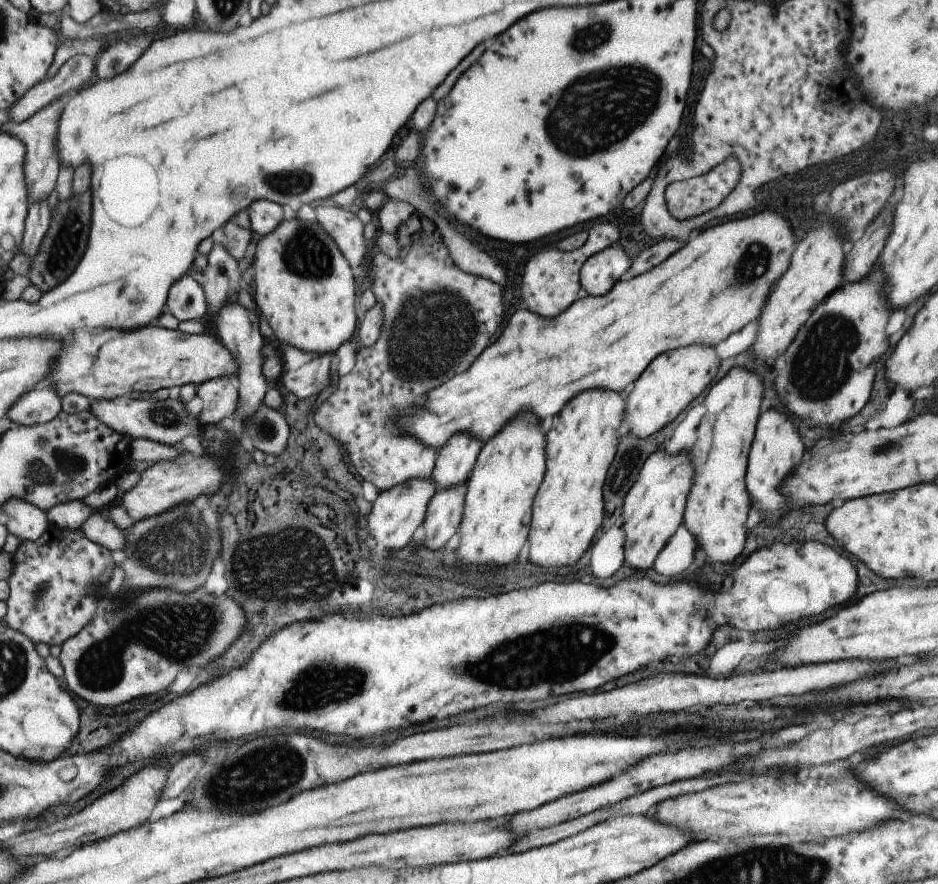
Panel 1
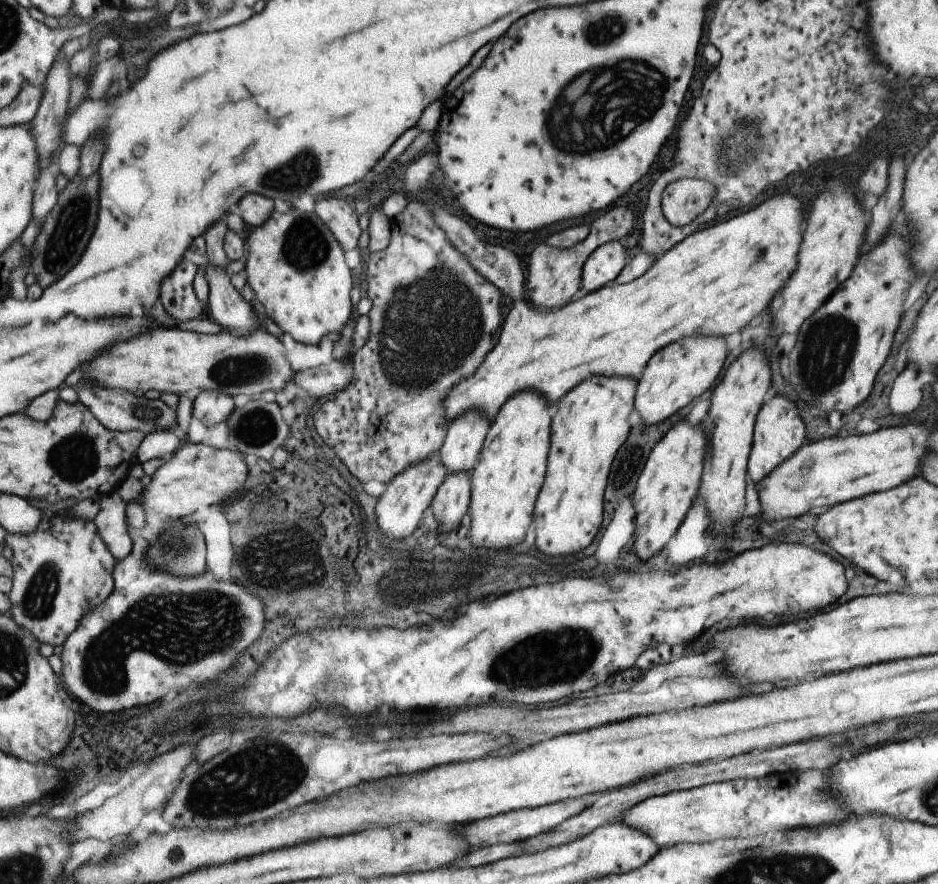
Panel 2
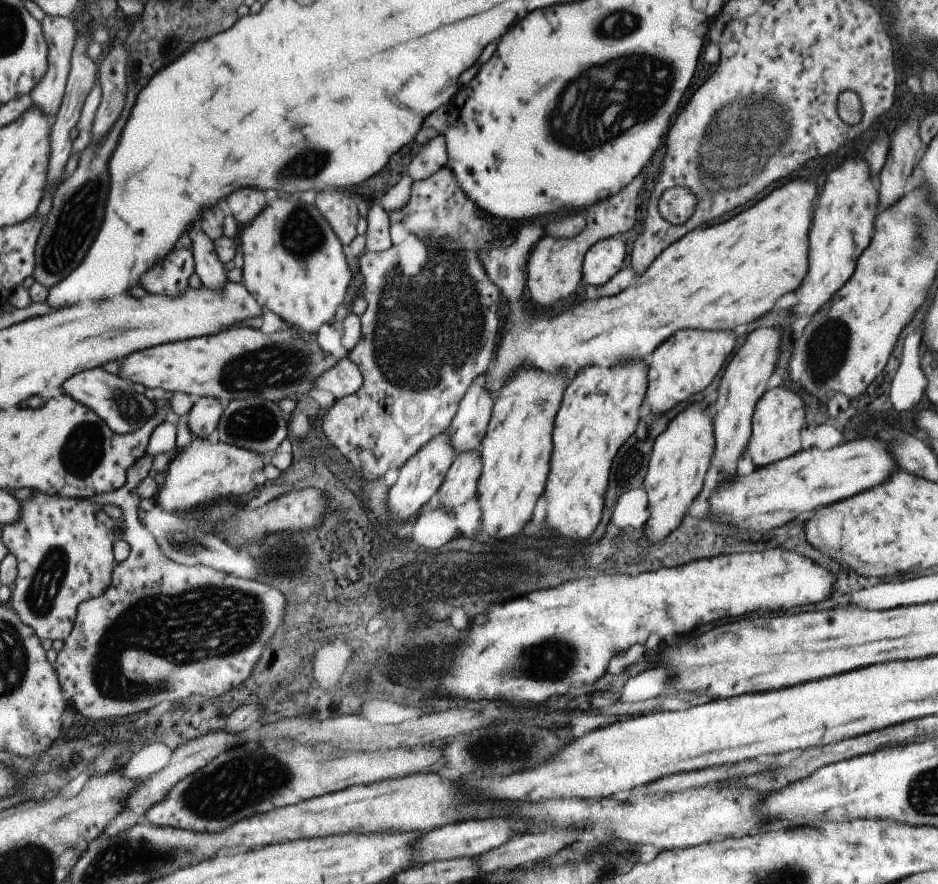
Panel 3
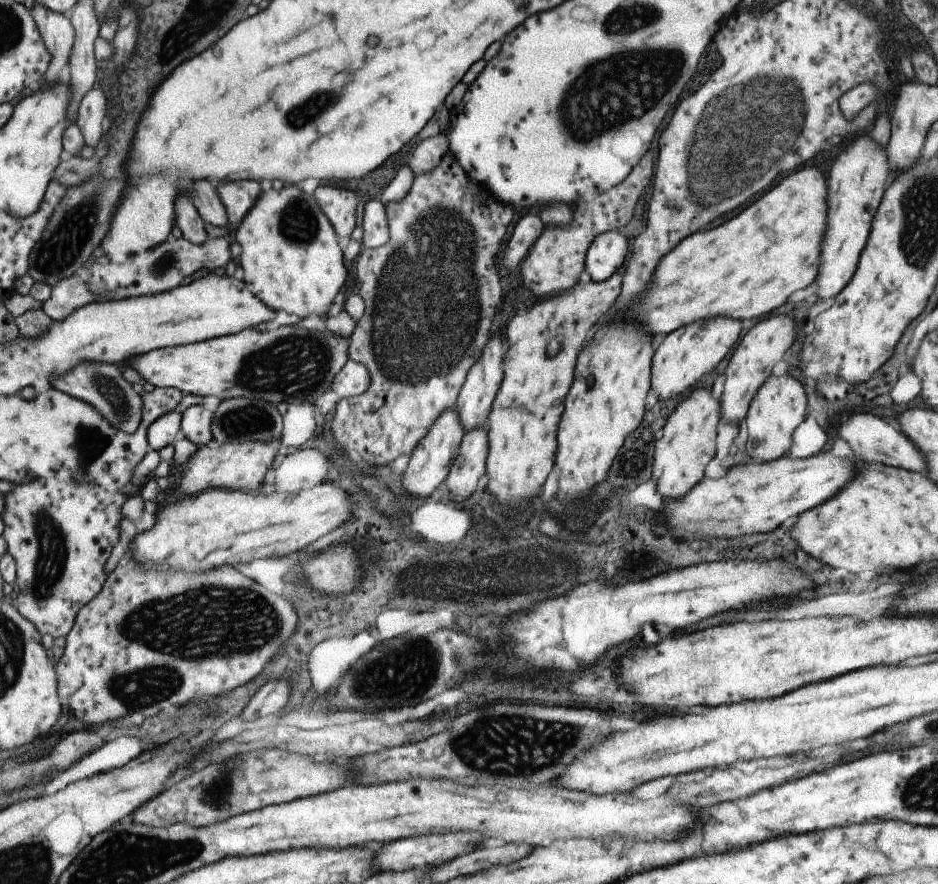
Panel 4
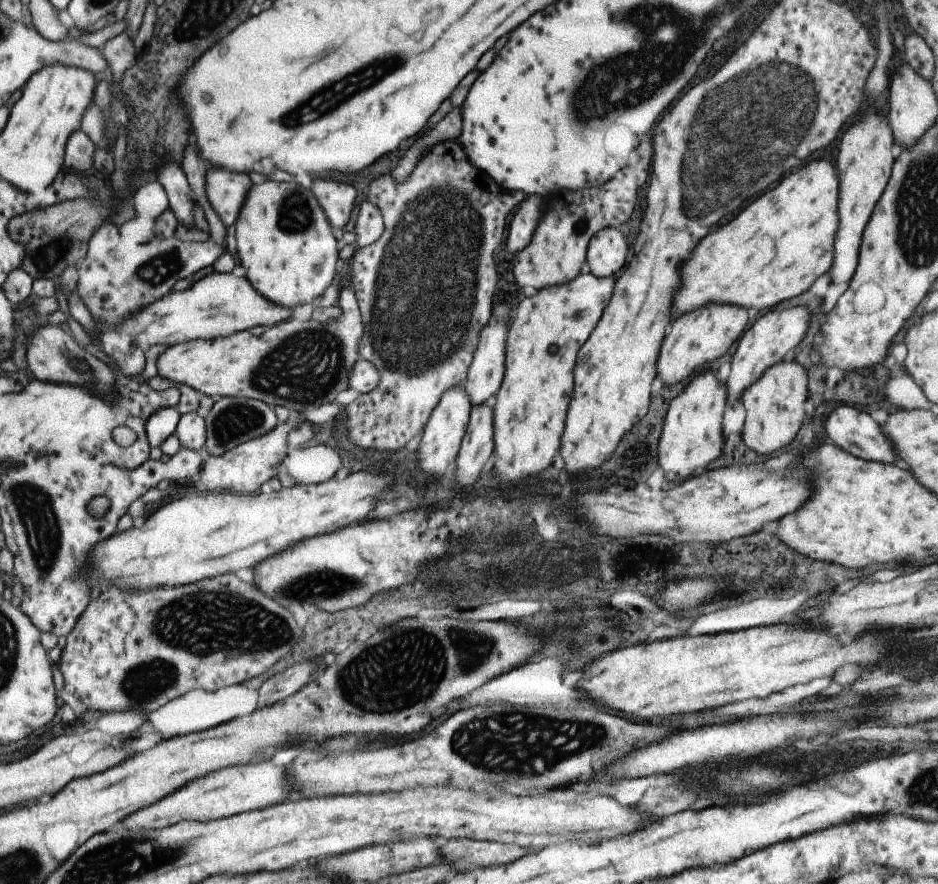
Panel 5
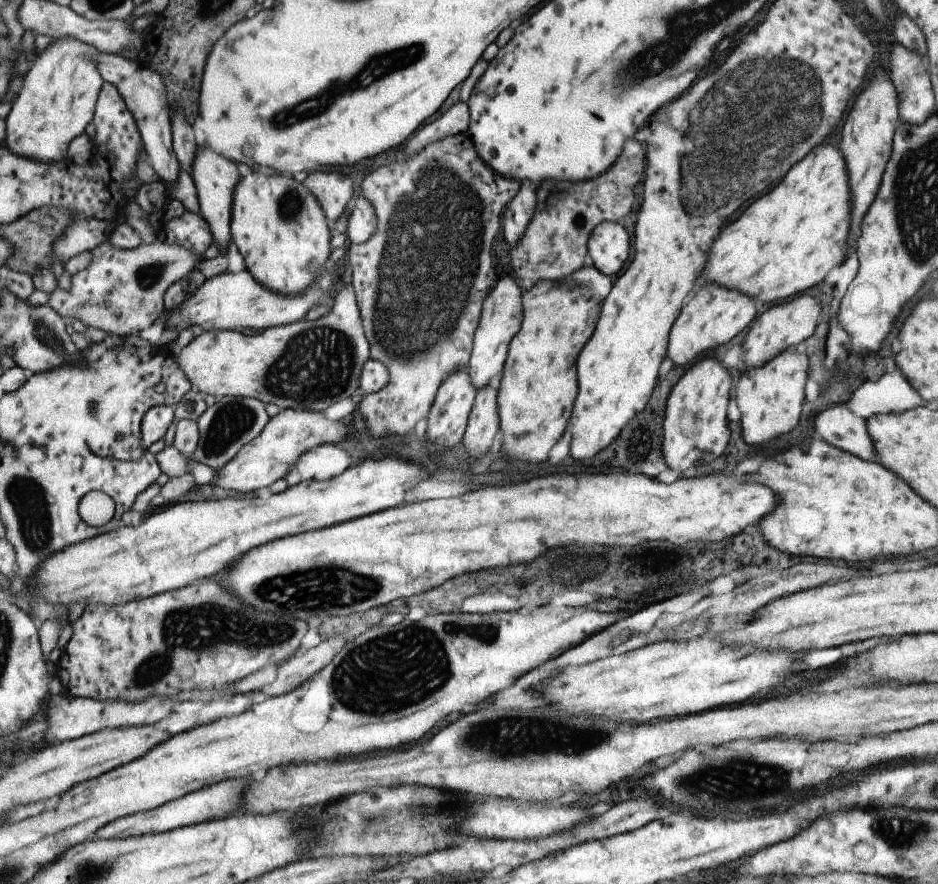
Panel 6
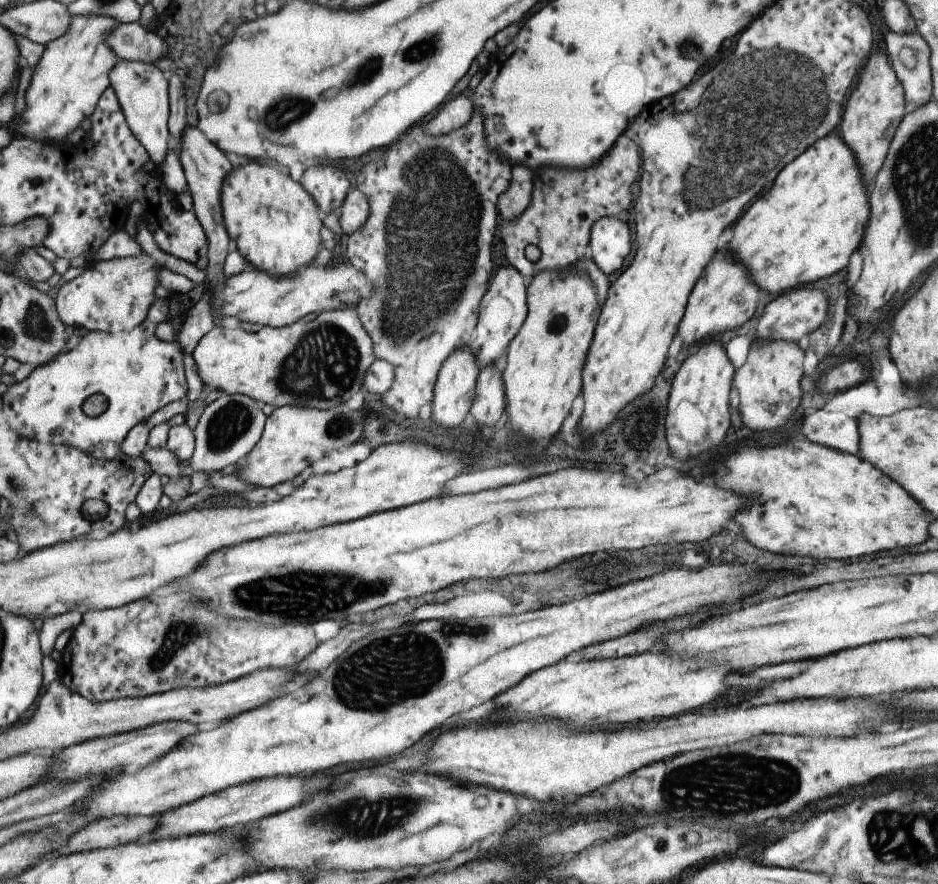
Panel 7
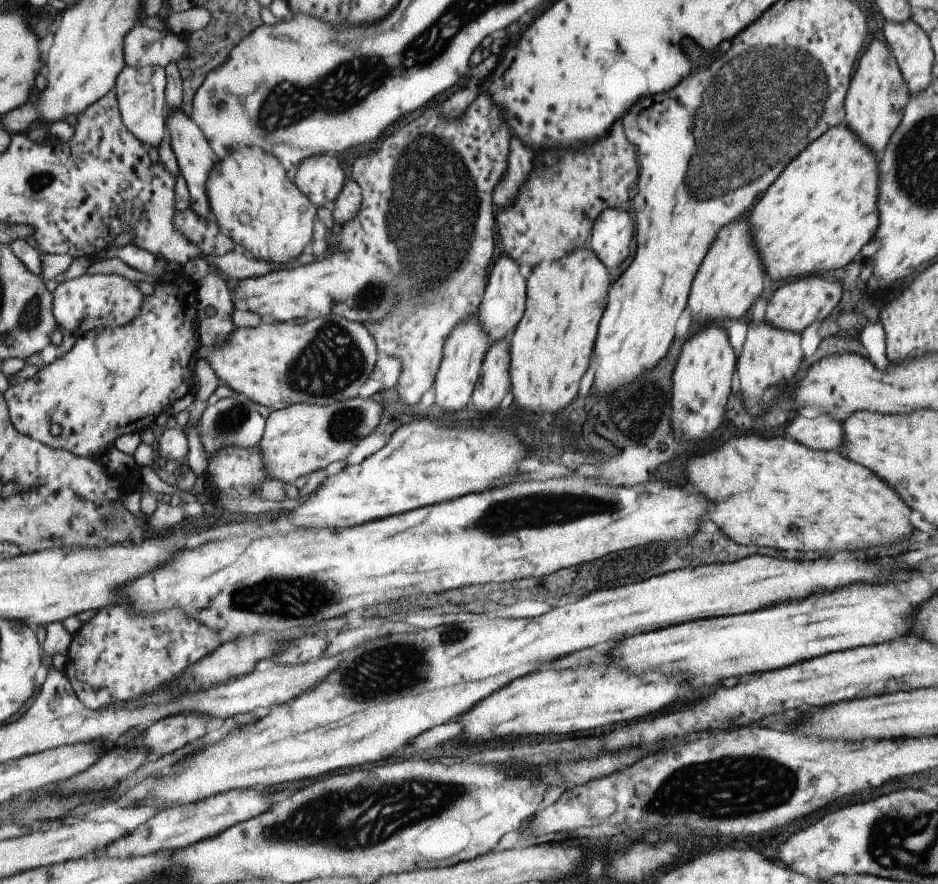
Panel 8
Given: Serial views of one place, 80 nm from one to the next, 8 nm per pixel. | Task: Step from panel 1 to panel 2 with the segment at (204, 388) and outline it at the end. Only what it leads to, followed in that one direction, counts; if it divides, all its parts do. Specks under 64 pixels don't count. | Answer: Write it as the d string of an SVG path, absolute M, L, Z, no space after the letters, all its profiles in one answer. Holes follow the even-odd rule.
M200 391L195 394L194 416L207 428L215 428L217 424L228 419L231 409L235 406L235 401L225 393Z

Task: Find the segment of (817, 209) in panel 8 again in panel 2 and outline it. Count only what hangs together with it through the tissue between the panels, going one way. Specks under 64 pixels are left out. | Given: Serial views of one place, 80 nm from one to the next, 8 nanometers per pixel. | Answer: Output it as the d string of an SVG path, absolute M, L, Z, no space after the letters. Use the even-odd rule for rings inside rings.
M789 192L777 194L753 210L689 234L685 240L659 256L655 264L643 272L643 276L625 286L595 290L553 312L535 312L523 300L515 302L501 324L501 336L495 348L487 354L477 372L469 376L469 380L457 382L445 397L446 425L473 406L493 418L497 408L521 388L537 388L541 394L549 396L551 402L555 402L569 388L573 388L573 384L579 384L593 374L641 376L641 368L653 352L685 334L733 334L755 314L759 314L793 274L801 242L801 222L801 202Z

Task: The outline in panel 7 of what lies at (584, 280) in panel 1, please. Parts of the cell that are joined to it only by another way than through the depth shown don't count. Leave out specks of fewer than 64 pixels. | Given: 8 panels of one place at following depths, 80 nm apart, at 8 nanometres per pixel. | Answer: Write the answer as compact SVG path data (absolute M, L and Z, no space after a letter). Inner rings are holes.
M623 215L602 216L590 228L591 260L606 274L621 268L631 250L631 236Z

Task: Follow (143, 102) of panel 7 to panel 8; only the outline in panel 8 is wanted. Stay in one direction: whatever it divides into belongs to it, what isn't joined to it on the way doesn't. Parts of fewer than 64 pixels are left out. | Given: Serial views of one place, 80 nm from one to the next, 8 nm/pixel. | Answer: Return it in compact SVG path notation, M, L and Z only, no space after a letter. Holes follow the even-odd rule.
M153 65L151 69L150 80L146 84L141 84L139 78L137 78L139 76L139 70L126 66L124 71L121 72L114 89L118 94L124 123L153 152L163 140L167 140L168 138L168 124L166 121L168 117L168 102L166 99L168 78L166 75L166 67Z

